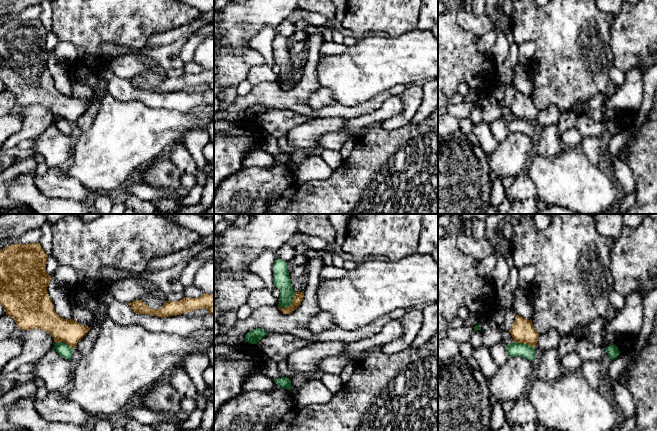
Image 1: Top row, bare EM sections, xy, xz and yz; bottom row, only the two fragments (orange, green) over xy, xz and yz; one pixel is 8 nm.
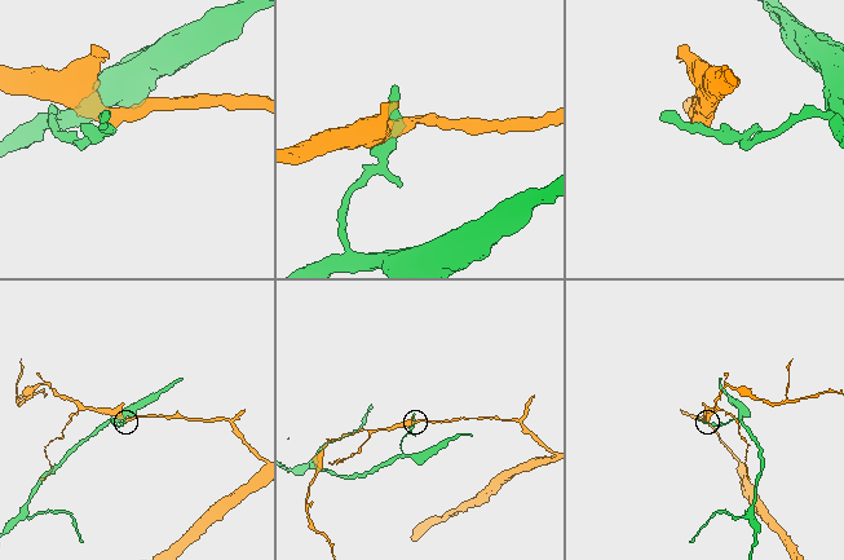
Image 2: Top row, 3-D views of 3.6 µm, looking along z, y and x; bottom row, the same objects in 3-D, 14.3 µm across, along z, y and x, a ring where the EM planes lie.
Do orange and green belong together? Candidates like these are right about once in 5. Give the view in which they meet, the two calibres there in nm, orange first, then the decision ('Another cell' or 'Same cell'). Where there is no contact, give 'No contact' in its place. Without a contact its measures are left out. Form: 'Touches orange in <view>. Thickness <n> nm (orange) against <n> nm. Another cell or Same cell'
Touches orange in xz. Thickness 80 nm (orange) against 140 nm. Another cell

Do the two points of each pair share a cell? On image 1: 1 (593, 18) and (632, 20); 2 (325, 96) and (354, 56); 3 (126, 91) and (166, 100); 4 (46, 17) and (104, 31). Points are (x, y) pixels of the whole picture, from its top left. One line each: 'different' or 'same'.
1: different
2: different
3: same
4: different

